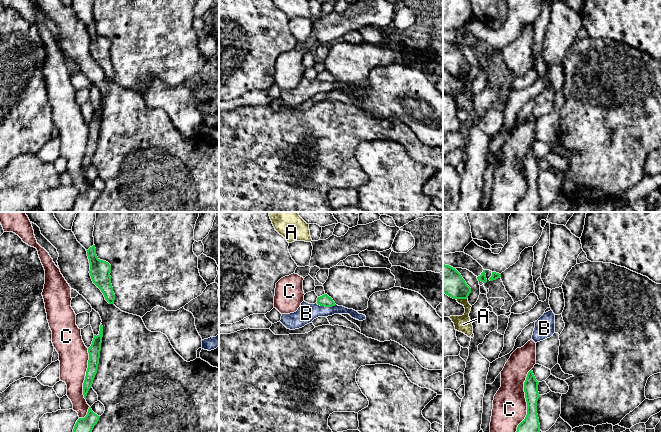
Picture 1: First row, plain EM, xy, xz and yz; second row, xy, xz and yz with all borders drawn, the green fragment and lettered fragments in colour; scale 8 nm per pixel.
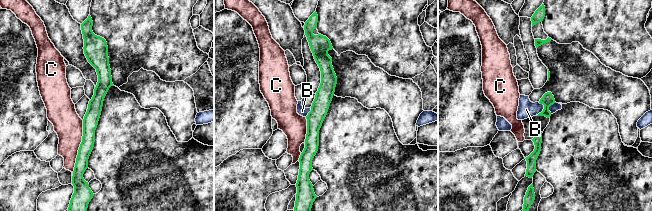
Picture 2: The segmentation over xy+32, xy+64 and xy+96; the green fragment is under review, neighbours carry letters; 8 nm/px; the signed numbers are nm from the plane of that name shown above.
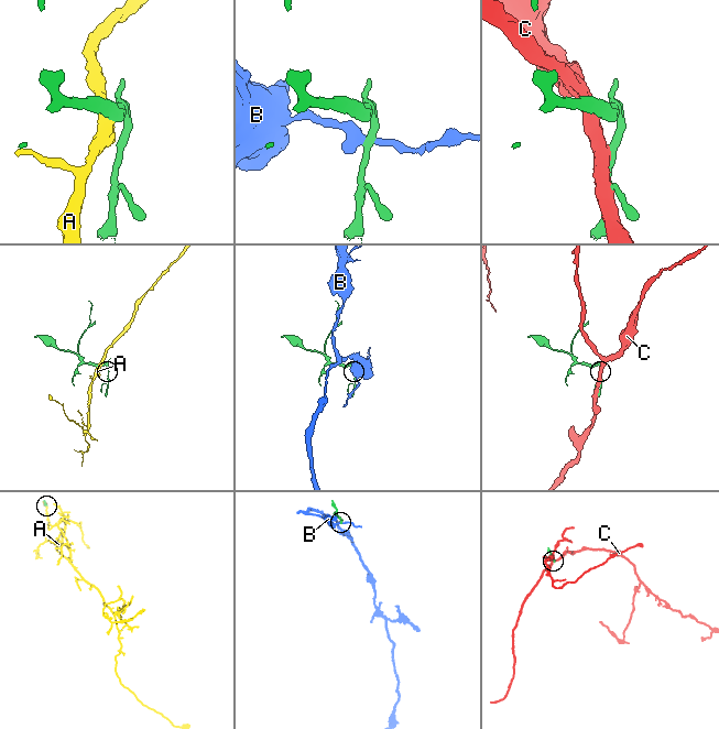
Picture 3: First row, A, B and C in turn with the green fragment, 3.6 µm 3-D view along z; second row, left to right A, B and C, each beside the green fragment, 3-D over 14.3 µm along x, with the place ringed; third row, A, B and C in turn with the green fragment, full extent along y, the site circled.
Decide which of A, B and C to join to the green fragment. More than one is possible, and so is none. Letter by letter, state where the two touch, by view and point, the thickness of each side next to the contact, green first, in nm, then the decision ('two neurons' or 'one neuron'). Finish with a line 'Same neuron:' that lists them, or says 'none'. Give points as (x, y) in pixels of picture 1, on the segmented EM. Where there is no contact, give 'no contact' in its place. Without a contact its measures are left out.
A: contact yz (461, 298); calibres 220 and 130 nm; two neurons
B: contact xz (326, 306); calibres 90 and 160 nm; two neurons
C: contact yz (526, 400); calibres 130 and 280 nm; two neurons
Same neuron: none

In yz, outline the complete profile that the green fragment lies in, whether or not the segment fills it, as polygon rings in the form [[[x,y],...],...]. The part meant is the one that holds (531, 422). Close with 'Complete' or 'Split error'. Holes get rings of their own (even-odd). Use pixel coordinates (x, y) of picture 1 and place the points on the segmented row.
[[[532,369],[528,372],[524,382],[524,392],[527,402],[527,415],[518,425],[516,432],[540,432],[539,418],[537,414],[537,401],[539,382],[536,380]]]. Complete

